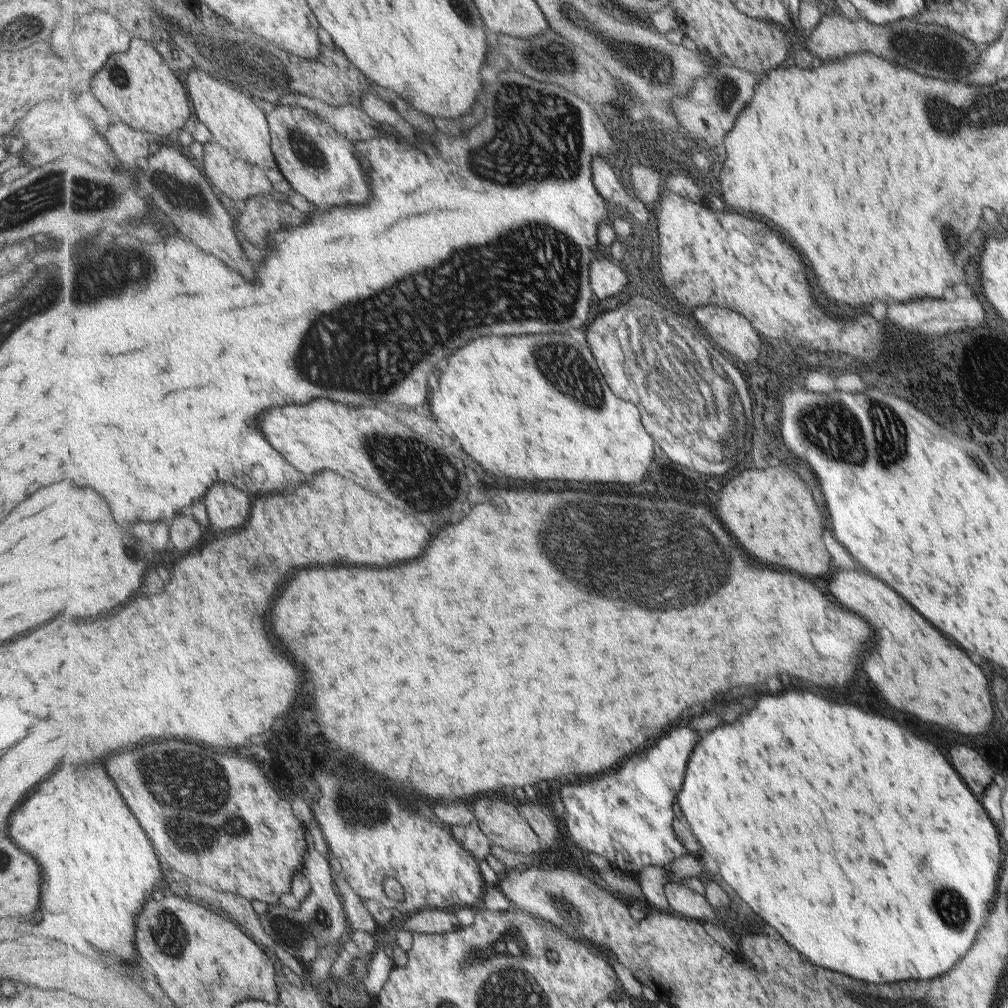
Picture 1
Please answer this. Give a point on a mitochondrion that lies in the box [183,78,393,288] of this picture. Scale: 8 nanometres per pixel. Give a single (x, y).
(305, 150)

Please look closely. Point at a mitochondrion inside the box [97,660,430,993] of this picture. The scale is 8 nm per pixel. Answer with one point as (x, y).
(185, 822)

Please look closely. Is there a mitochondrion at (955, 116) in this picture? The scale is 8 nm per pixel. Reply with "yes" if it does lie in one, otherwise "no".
yes

